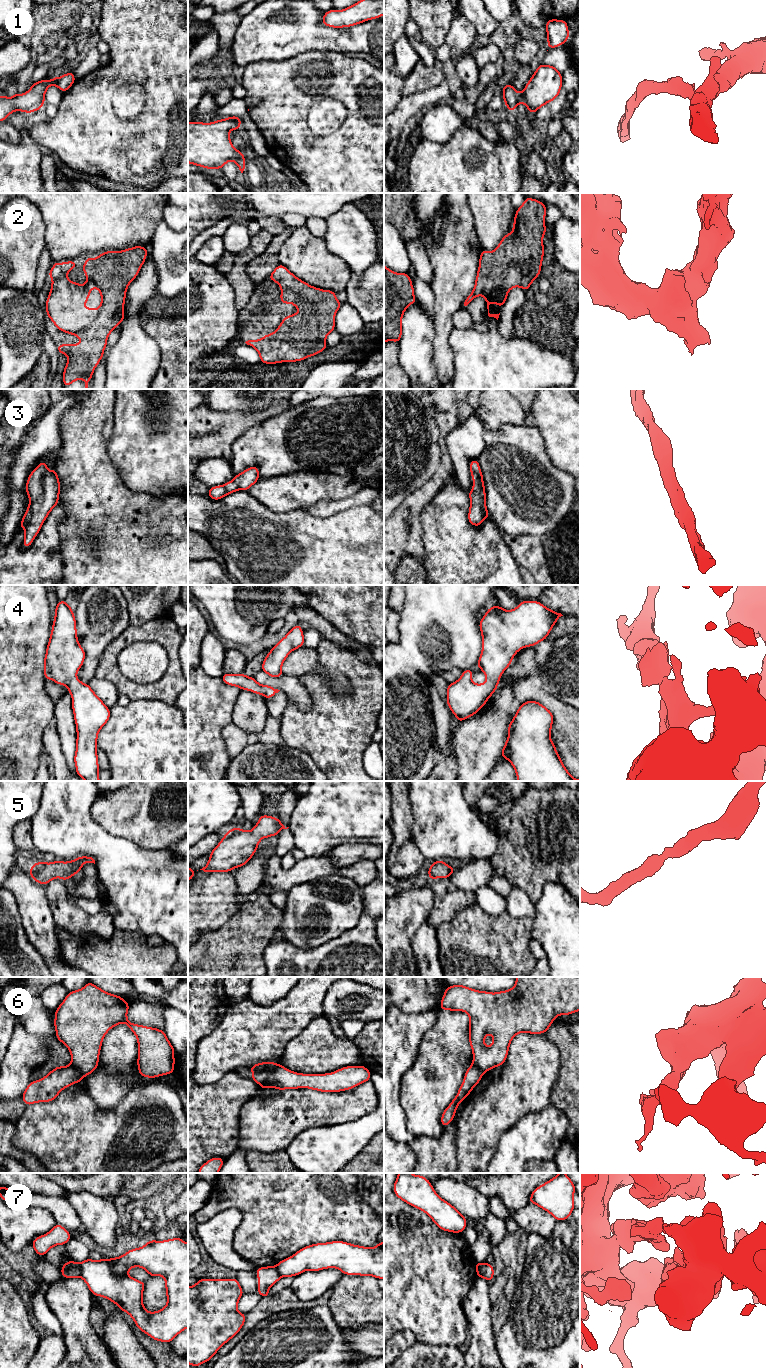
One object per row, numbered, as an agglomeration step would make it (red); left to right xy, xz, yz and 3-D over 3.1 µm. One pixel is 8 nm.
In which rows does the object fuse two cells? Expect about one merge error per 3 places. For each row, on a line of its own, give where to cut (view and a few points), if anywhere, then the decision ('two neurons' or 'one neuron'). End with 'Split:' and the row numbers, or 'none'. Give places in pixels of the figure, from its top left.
1: no cut; one neuron
2: no cut; one neuron
3: no cut; one neuron
4: no cut; one neuron
5: no cut; one neuron
6: cut in xz along (279, 1064), (269, 1073), (261, 1086); two neurons
7: cut in xy along (79, 1263), (81, 1276); two neurons
Split: 6, 7

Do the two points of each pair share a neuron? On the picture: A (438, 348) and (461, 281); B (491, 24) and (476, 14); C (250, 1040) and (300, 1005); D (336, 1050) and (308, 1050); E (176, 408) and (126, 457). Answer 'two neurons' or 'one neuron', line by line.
A: one neuron
B: one neuron
C: one neuron
D: one neuron
E: one neuron

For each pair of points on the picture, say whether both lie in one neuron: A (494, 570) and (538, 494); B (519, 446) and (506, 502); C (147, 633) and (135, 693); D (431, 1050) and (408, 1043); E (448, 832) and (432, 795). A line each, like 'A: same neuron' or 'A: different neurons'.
A: different neurons
B: same neuron
C: same neuron
D: different neurons
E: same neuron

